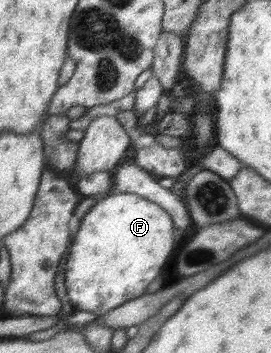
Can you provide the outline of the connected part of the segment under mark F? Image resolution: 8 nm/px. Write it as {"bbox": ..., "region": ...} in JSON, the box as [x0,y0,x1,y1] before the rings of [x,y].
{"bbox":[65,193,174,316],"region":[[[118,193],[99,200],[83,216],[71,246],[66,250],[65,288],[74,310],[93,311],[99,316],[144,295],[147,286],[159,277],[157,268],[163,268],[171,256],[174,235],[171,215],[156,202],[151,202],[148,196]]]}

